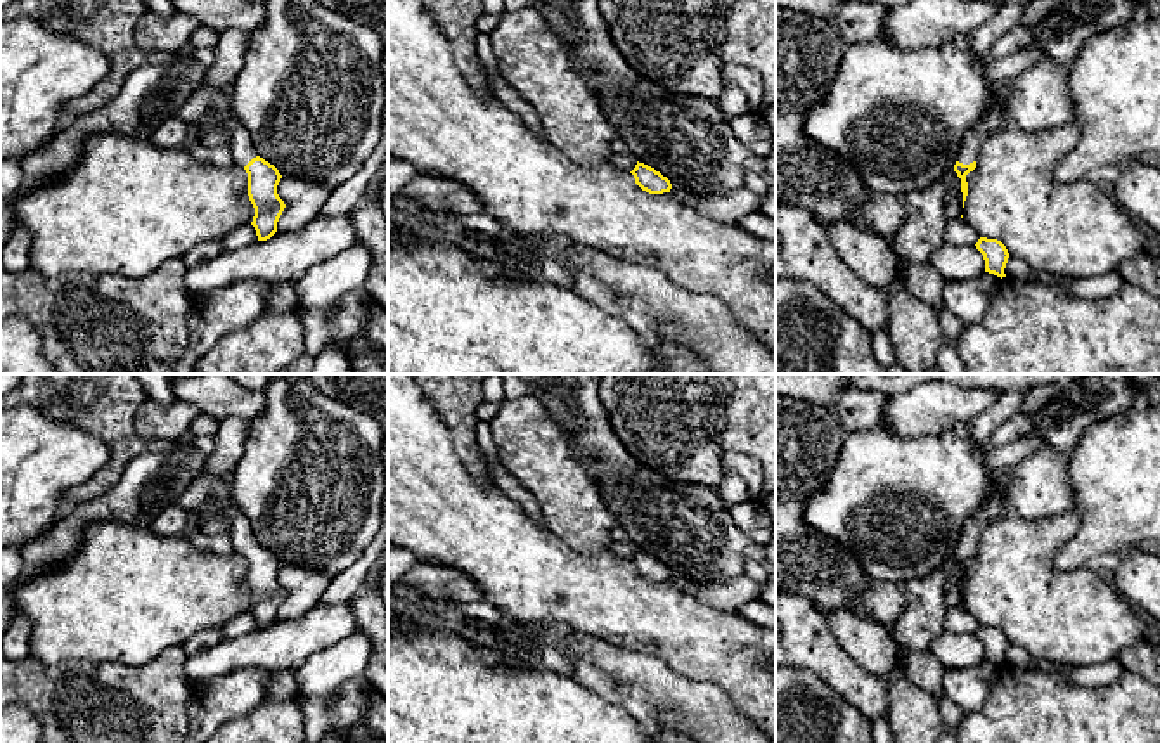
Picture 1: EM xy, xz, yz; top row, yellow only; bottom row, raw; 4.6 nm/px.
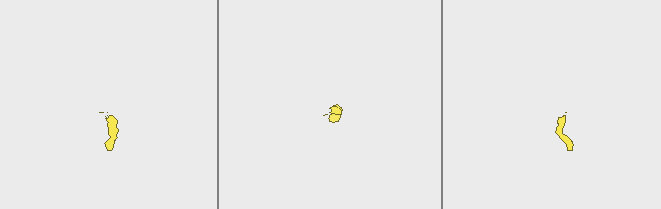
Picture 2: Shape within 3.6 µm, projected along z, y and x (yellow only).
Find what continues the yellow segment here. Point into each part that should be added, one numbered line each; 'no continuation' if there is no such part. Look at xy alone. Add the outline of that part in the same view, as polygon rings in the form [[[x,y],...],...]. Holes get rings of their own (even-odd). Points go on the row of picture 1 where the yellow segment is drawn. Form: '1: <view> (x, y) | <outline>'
1: xy (210, 106) | [[[204,85],[175,116],[192,125],[201,139],[208,125],[218,125],[229,135],[229,149],[235,165],[244,168],[256,158],[256,151],[249,132],[232,114],[230,100],[232,85],[225,90]]]

